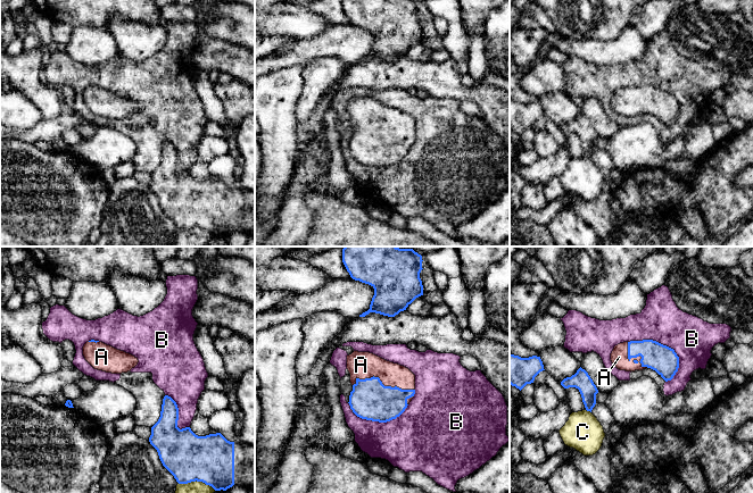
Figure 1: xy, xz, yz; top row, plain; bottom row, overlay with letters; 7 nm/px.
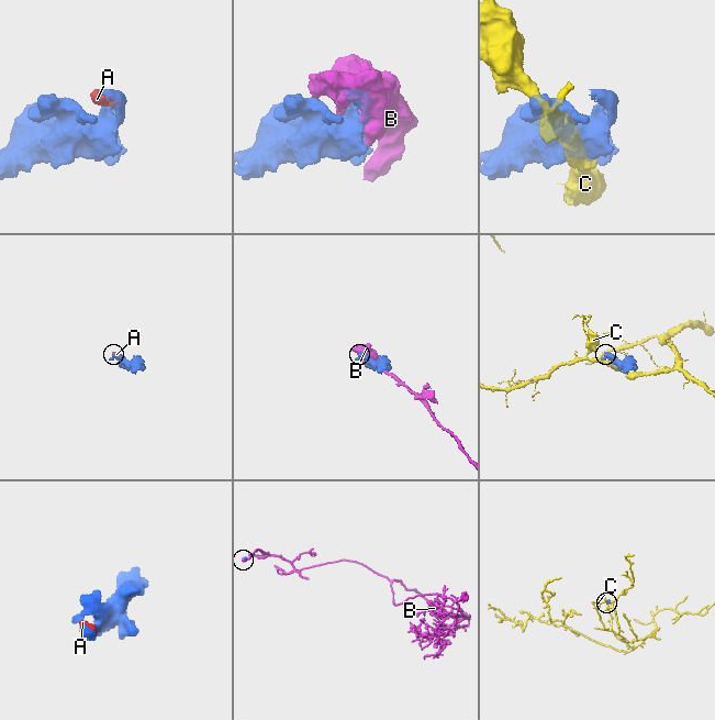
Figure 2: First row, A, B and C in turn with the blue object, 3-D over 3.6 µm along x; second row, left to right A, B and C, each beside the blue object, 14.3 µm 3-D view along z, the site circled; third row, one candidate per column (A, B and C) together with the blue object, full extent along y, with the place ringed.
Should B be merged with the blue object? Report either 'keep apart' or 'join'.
keep apart

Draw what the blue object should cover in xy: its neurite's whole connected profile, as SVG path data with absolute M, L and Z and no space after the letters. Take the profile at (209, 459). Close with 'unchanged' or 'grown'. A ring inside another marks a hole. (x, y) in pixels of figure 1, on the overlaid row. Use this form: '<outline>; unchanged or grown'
M168 395L163 399L160 417L151 427L150 444L157 450L163 466L179 484L202 482L215 491L226 491L233 485L255 486L255 445L227 441L221 433L196 435L190 427L177 427L179 408Z; grown

